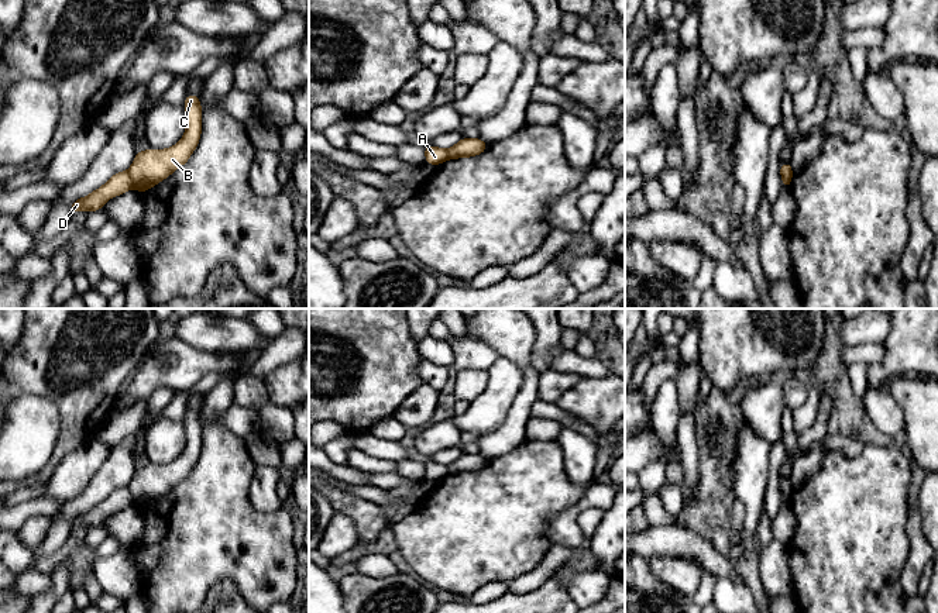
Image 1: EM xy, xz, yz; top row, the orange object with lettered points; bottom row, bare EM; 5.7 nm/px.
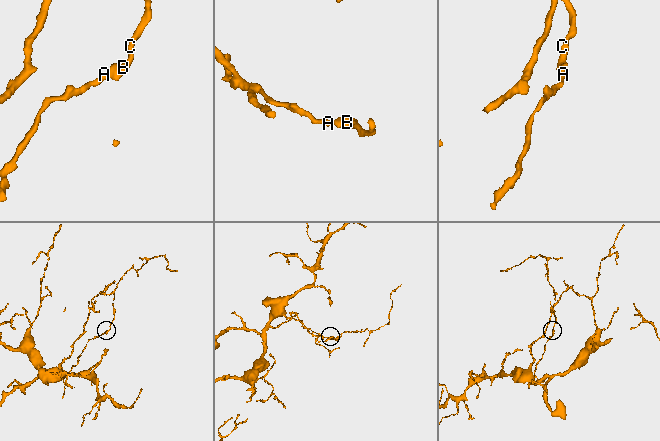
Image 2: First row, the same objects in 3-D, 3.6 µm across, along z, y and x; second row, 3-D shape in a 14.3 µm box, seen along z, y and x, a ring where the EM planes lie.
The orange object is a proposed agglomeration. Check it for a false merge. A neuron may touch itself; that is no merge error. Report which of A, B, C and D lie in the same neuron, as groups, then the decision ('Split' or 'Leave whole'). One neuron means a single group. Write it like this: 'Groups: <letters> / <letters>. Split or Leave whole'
Groups: A D / B C. Split

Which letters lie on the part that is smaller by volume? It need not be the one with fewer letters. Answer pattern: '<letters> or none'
B, C

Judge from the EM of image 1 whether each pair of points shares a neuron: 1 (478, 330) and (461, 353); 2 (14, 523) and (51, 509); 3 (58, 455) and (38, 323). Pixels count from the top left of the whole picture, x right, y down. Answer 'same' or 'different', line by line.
1: different
2: same
3: same

